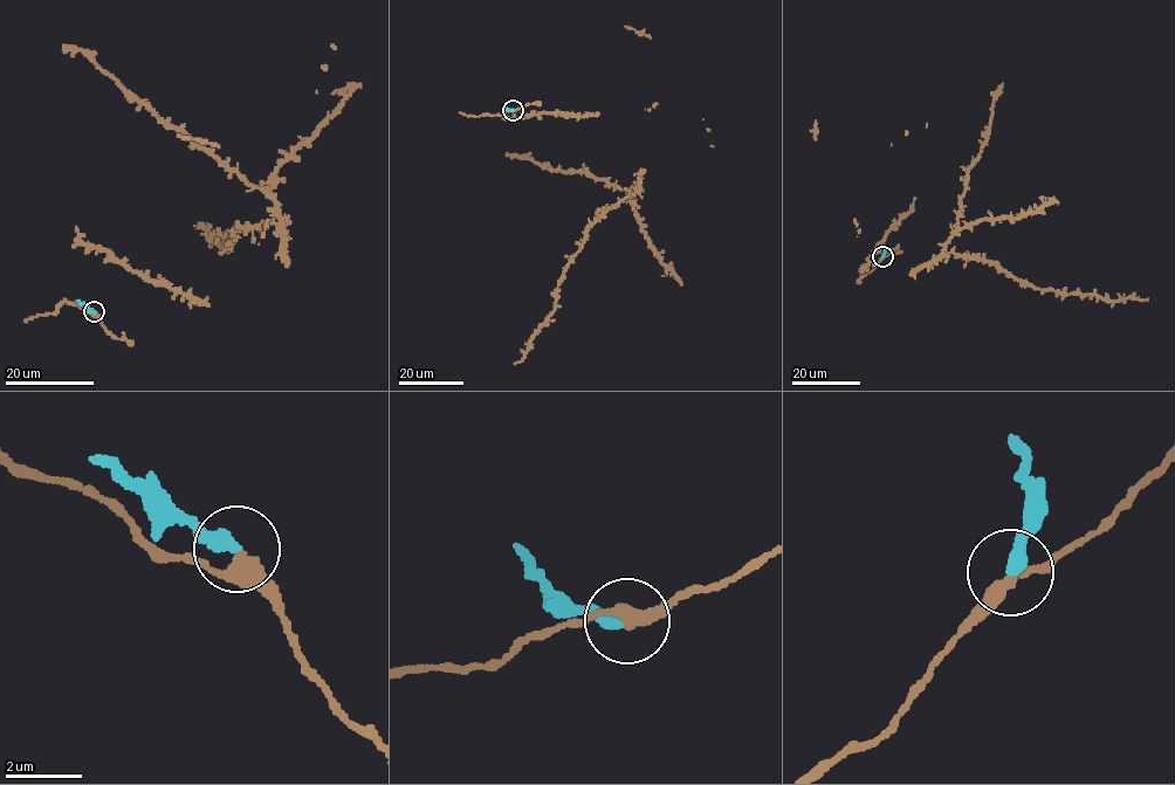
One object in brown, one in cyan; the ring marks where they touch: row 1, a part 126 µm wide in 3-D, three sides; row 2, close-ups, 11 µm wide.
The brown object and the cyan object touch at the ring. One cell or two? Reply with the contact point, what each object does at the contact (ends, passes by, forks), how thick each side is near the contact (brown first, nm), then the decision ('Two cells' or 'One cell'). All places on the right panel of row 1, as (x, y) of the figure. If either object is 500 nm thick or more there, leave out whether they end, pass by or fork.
Place: (883, 256). At the ring brown passes by. At the ring cyan ends. Thickness 340 nm (brown) against 400 nm. Two cells

